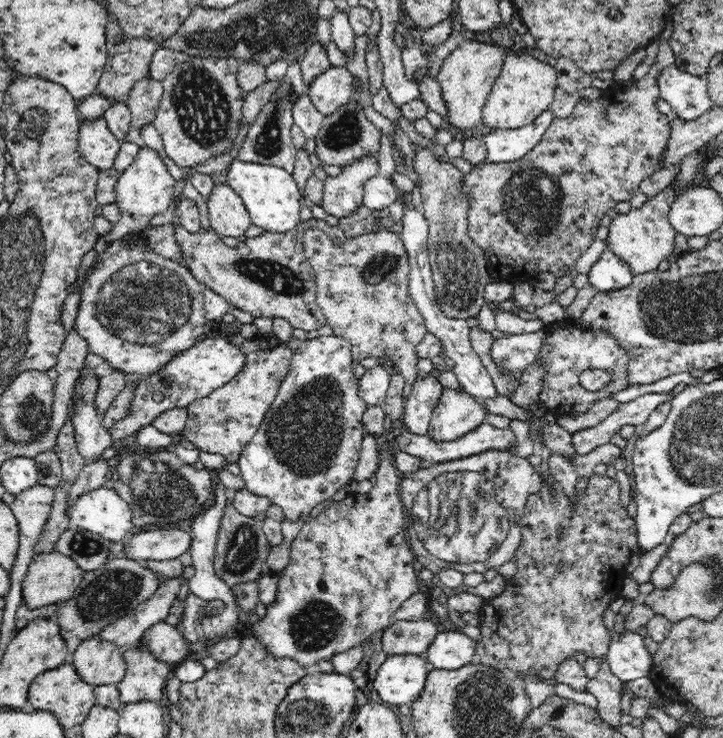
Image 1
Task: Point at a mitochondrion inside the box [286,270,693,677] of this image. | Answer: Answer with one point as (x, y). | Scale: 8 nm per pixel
(459, 514)

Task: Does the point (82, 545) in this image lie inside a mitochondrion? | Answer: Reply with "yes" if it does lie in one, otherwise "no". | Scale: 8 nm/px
yes

